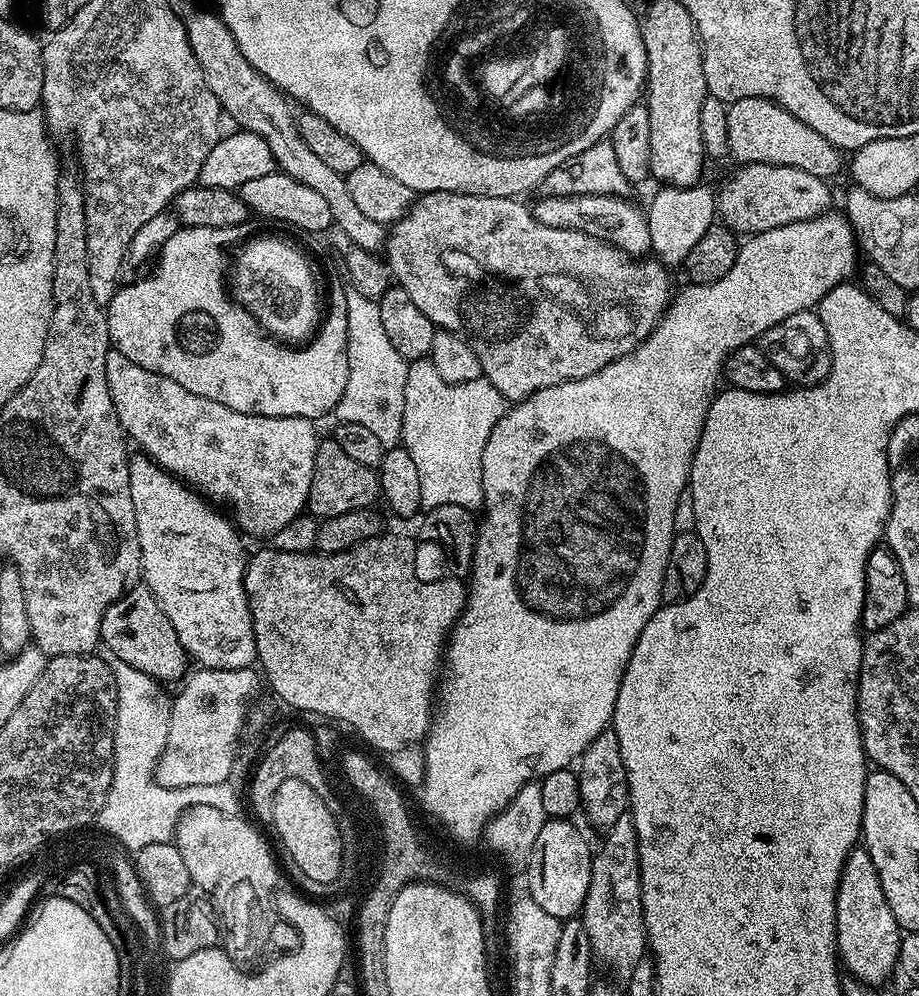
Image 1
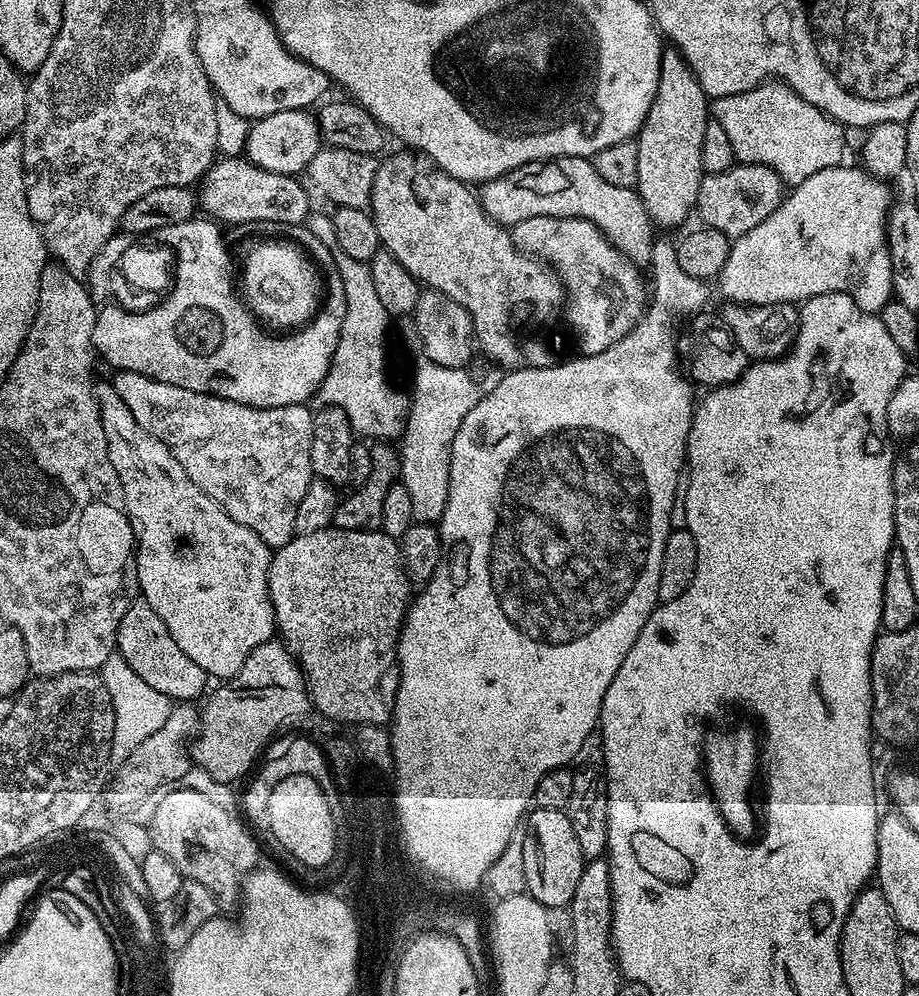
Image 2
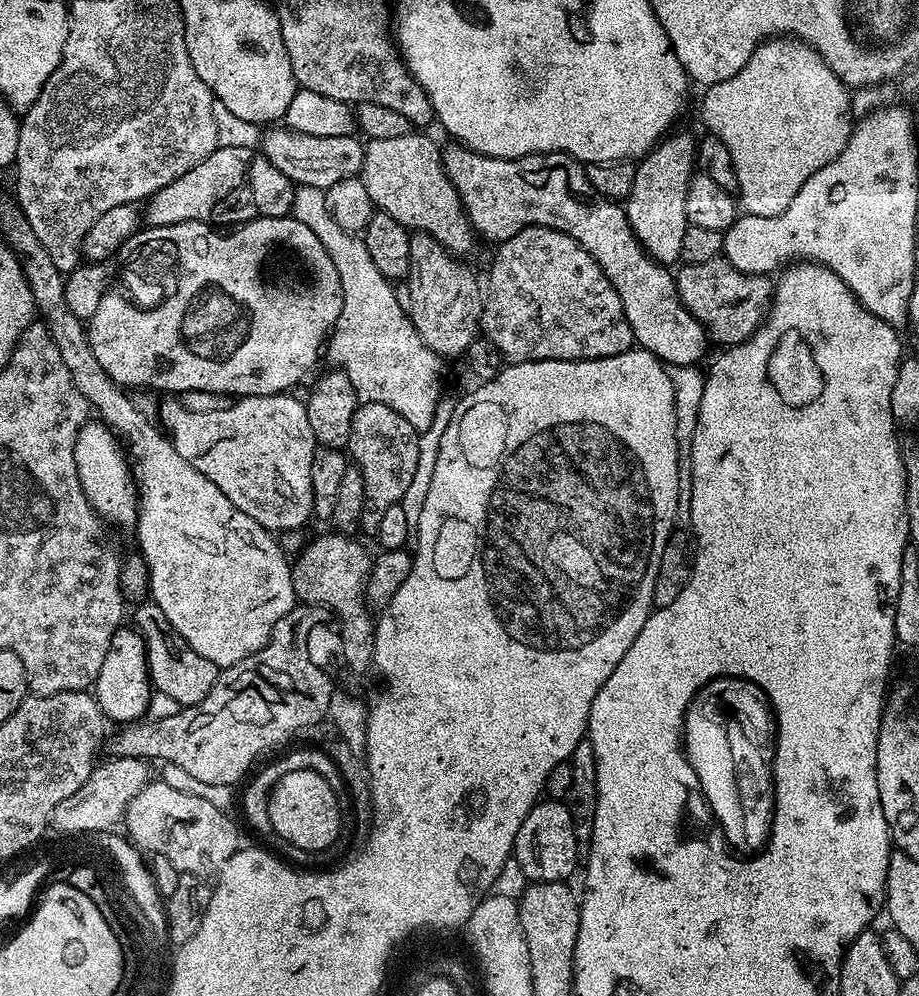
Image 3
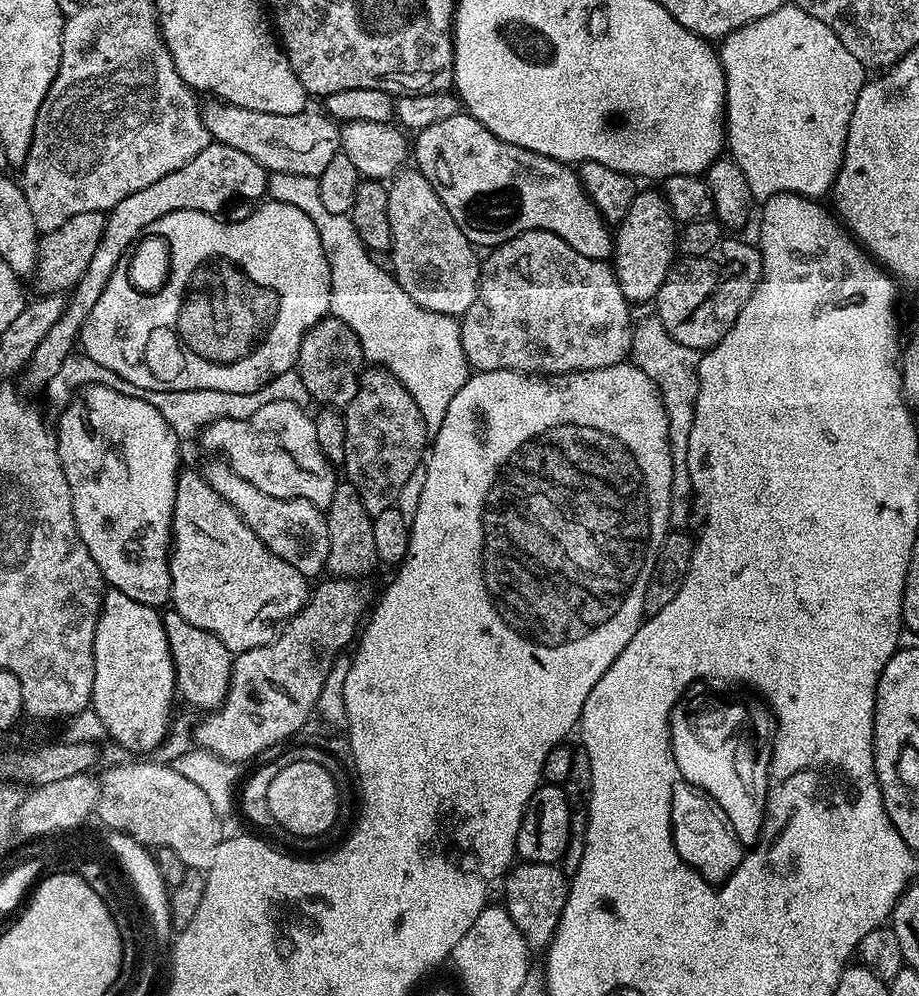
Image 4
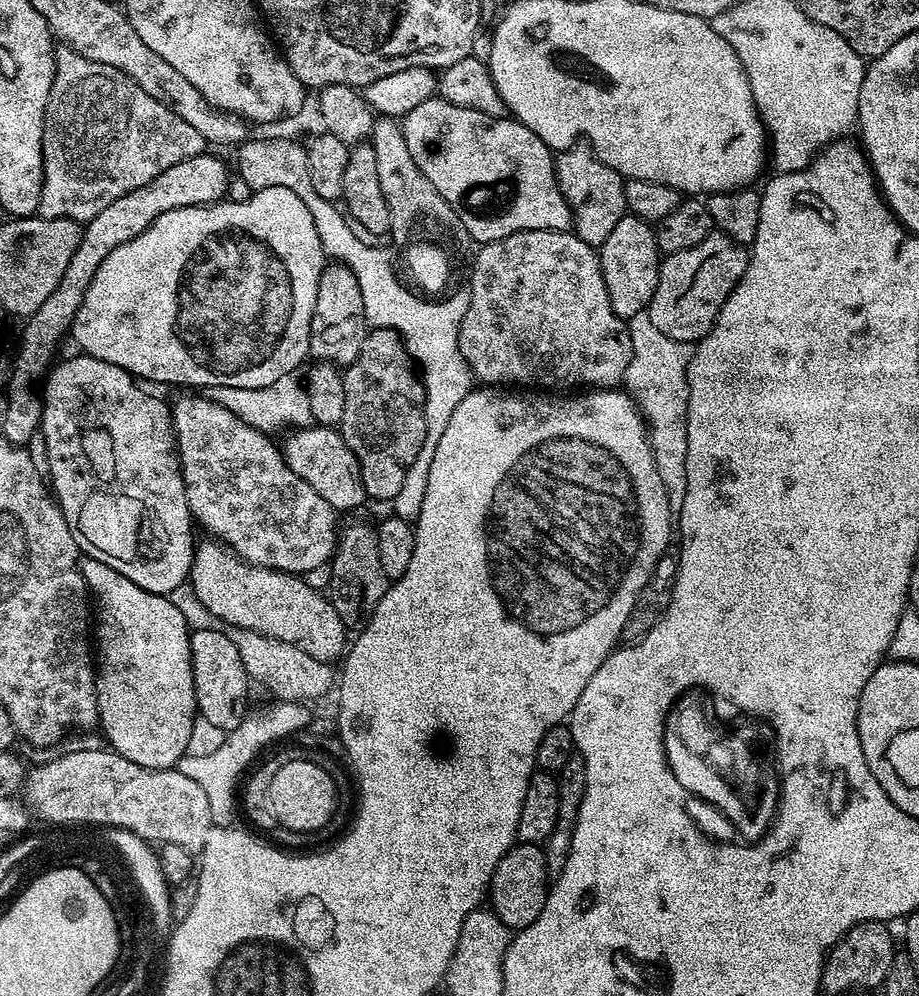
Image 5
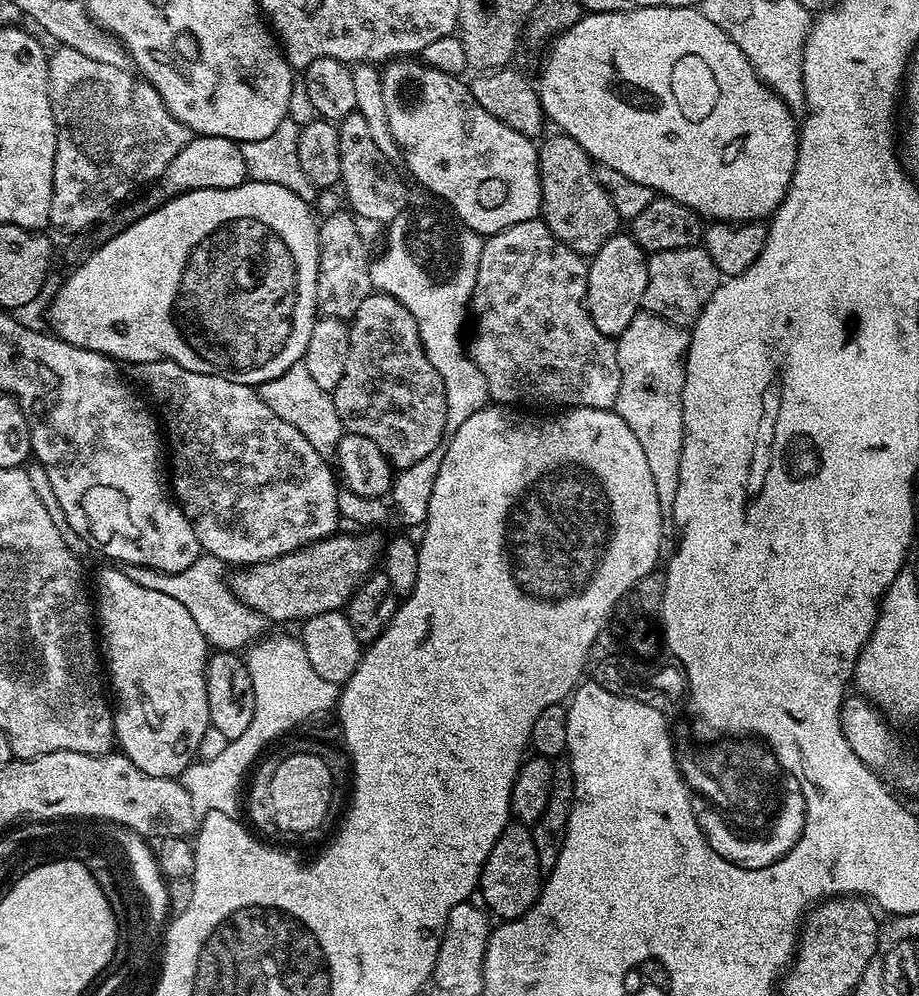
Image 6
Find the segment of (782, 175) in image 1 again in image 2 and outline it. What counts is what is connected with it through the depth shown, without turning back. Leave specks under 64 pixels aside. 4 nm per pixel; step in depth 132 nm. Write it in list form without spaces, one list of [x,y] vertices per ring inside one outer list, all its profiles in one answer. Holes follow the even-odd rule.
[[[735,163],[722,174],[706,174],[700,179],[695,215],[700,215],[699,223],[713,228],[729,238],[735,238],[754,230],[758,222],[766,222],[770,214],[786,195],[786,185],[780,175],[761,164]]]

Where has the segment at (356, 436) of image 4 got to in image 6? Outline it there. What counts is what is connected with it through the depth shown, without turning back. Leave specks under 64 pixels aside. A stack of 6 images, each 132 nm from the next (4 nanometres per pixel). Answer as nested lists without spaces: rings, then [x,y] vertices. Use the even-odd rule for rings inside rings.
[[[373,291],[372,295],[366,298],[366,302],[358,306],[356,315],[351,317],[348,333],[350,334],[350,354],[346,354],[346,370],[342,373],[342,382],[338,382],[336,391],[332,393],[332,401],[338,410],[338,418],[344,423],[345,433],[353,432],[362,434],[362,438],[370,438],[370,442],[374,442],[374,446],[378,446],[382,454],[386,454],[393,469],[409,468],[414,466],[414,462],[422,462],[431,452],[437,451],[445,443],[448,427],[446,426],[446,390],[442,386],[442,378],[438,370],[430,366],[430,358],[426,354],[418,330],[418,322],[414,322],[414,314],[410,314],[410,310],[402,306],[402,302],[398,302],[394,297],[387,296],[385,292]]]

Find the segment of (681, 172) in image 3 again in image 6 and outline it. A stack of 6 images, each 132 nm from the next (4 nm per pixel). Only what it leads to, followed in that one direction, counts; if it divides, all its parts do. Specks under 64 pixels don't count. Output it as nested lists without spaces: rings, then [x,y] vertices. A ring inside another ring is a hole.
[[[617,234],[609,238],[606,246],[598,250],[588,260],[588,285],[586,286],[586,302],[588,313],[602,330],[602,334],[618,338],[626,326],[641,311],[646,282],[648,281],[648,256],[642,246],[630,234]]]

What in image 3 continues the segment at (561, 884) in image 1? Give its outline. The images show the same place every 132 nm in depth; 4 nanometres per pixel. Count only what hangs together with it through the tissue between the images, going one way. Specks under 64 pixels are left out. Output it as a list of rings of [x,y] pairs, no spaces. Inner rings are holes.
[[[544,798],[532,807],[516,835],[514,858],[529,881],[550,883],[569,879],[568,875],[575,870],[578,857],[574,822],[567,803]]]

